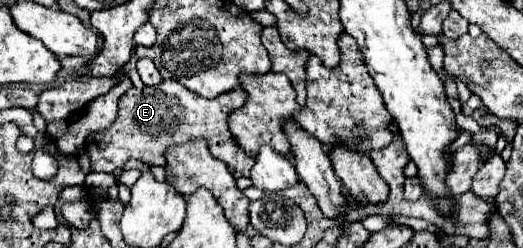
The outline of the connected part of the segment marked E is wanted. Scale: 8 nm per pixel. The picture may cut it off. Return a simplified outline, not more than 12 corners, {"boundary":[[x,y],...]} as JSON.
{"boundary":[[179,80],[127,90],[85,142],[93,172],[205,138],[235,178],[255,160],[227,128],[243,90],[207,100]]}

